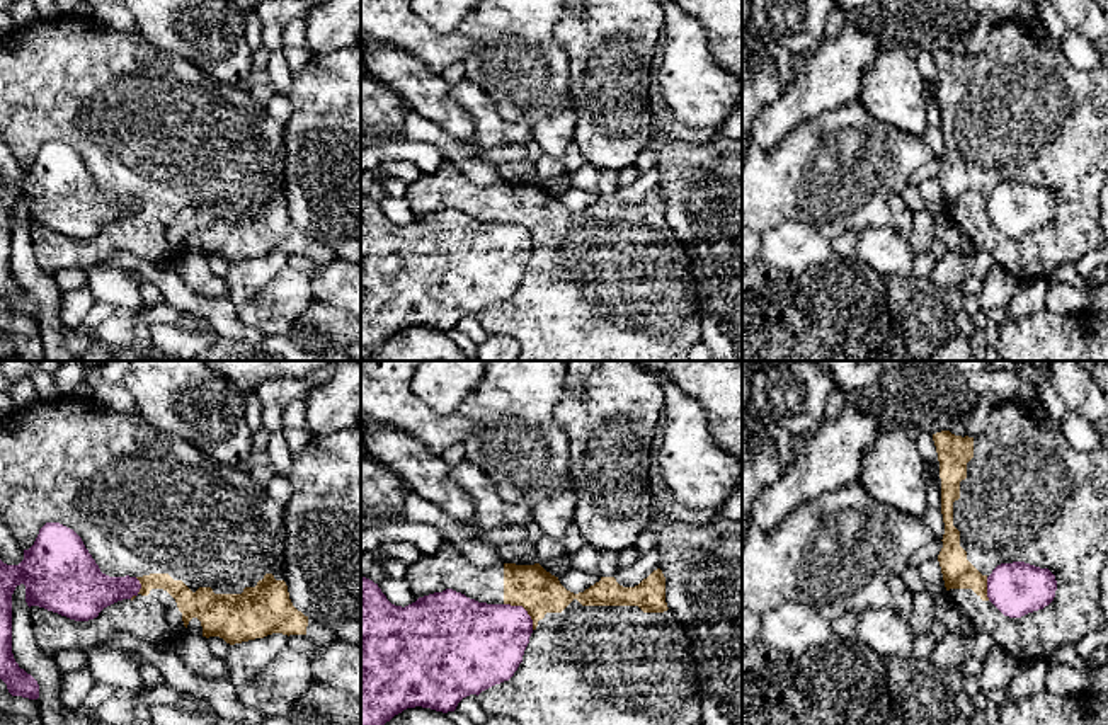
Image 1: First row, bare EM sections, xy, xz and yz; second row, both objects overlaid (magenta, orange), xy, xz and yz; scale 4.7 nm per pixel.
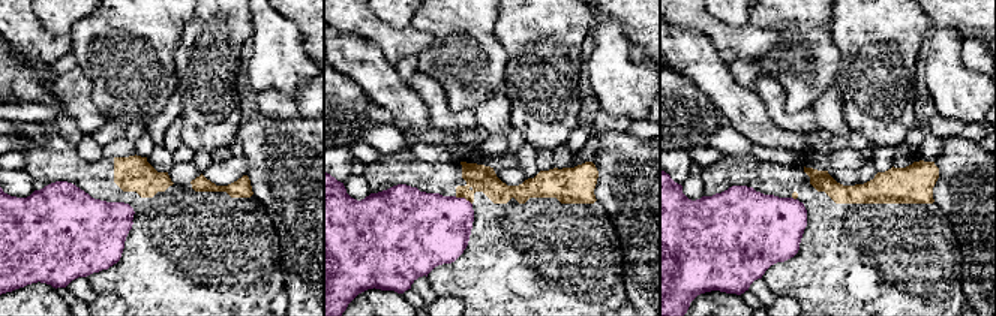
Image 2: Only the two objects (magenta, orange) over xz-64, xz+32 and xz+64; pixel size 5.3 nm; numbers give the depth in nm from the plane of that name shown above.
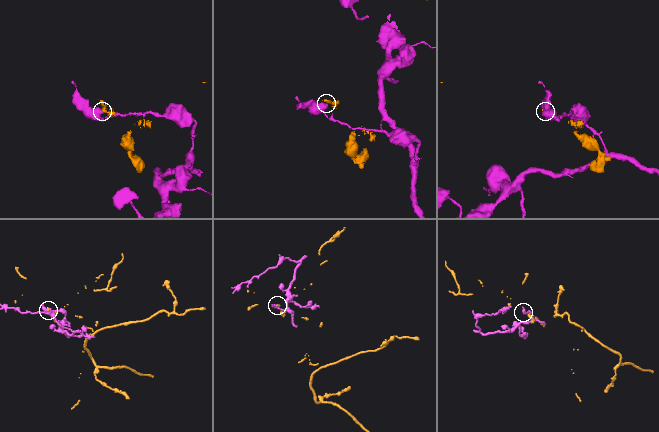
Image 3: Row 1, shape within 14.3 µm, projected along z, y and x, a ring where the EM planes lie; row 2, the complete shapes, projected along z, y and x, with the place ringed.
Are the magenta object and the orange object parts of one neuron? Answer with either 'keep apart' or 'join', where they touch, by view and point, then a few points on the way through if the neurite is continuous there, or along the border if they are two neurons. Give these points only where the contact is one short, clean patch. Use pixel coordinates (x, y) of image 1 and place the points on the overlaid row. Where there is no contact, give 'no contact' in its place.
keep apart; meets magenta in xz at (525, 610); border along xz (504, 603), (521, 606), (530, 616), (533, 628)

